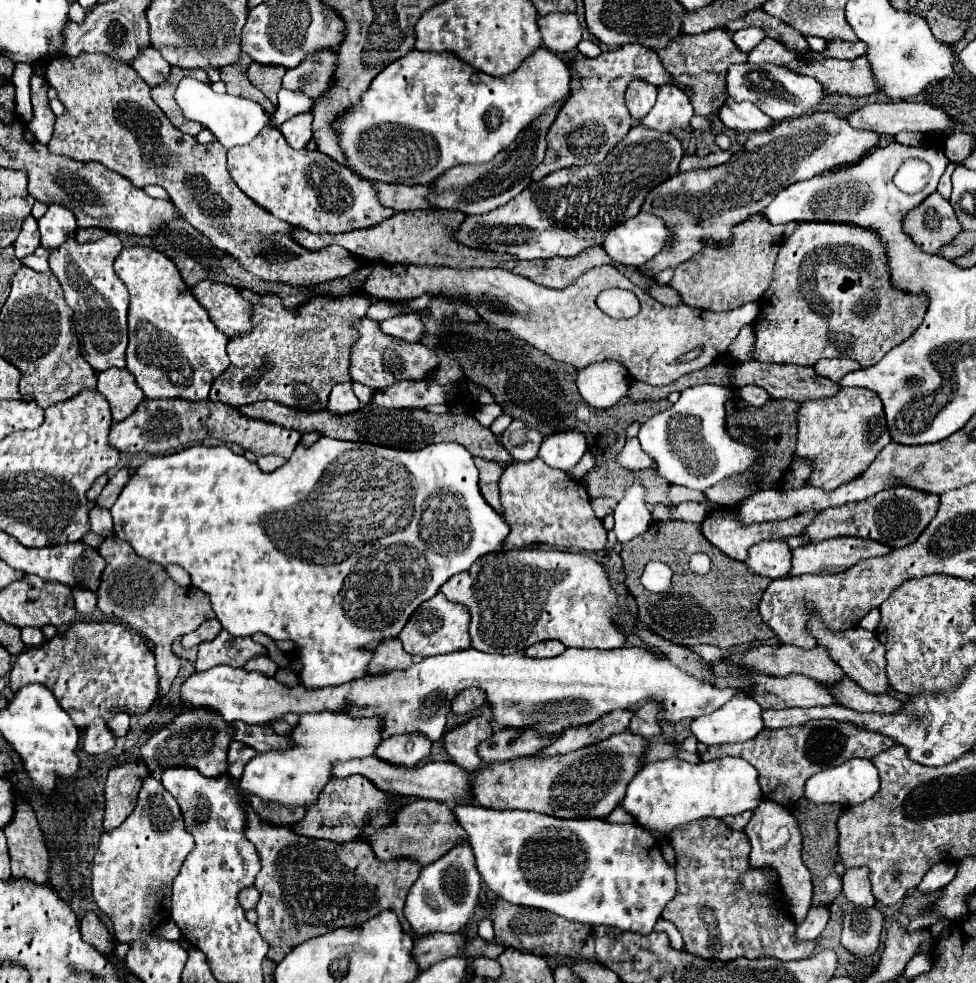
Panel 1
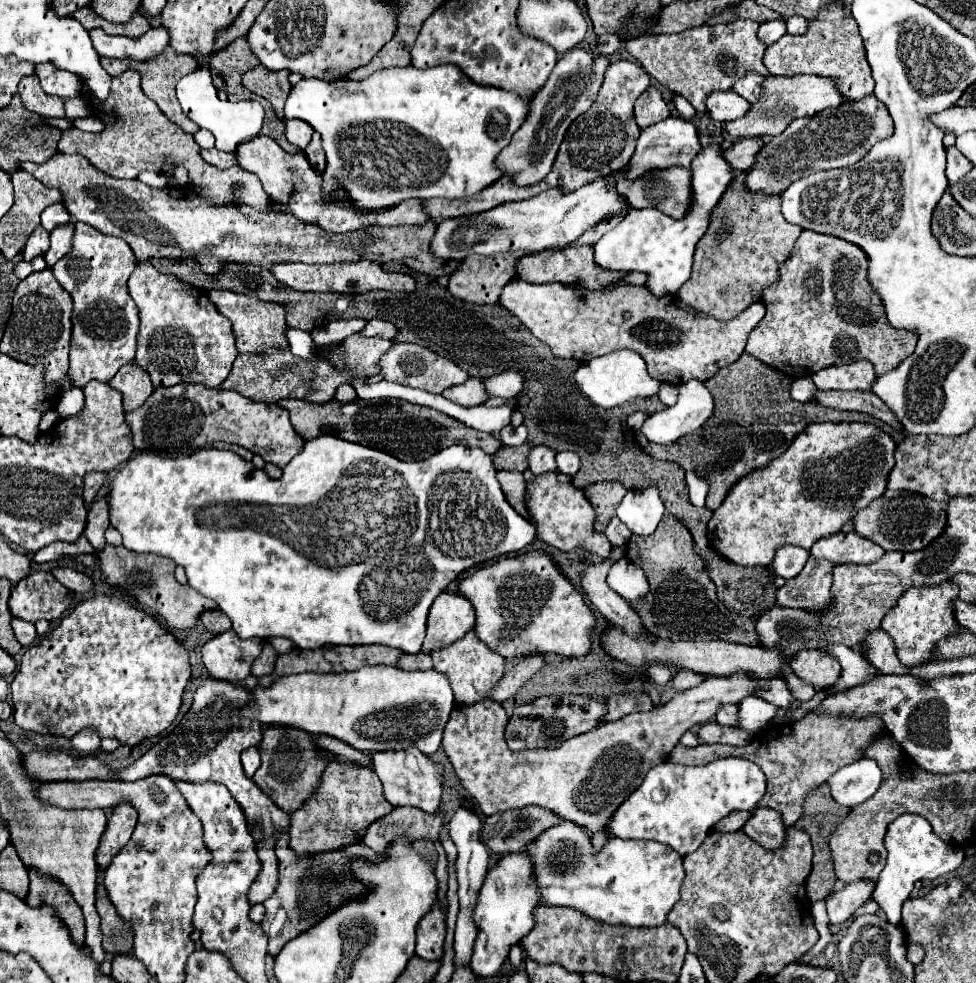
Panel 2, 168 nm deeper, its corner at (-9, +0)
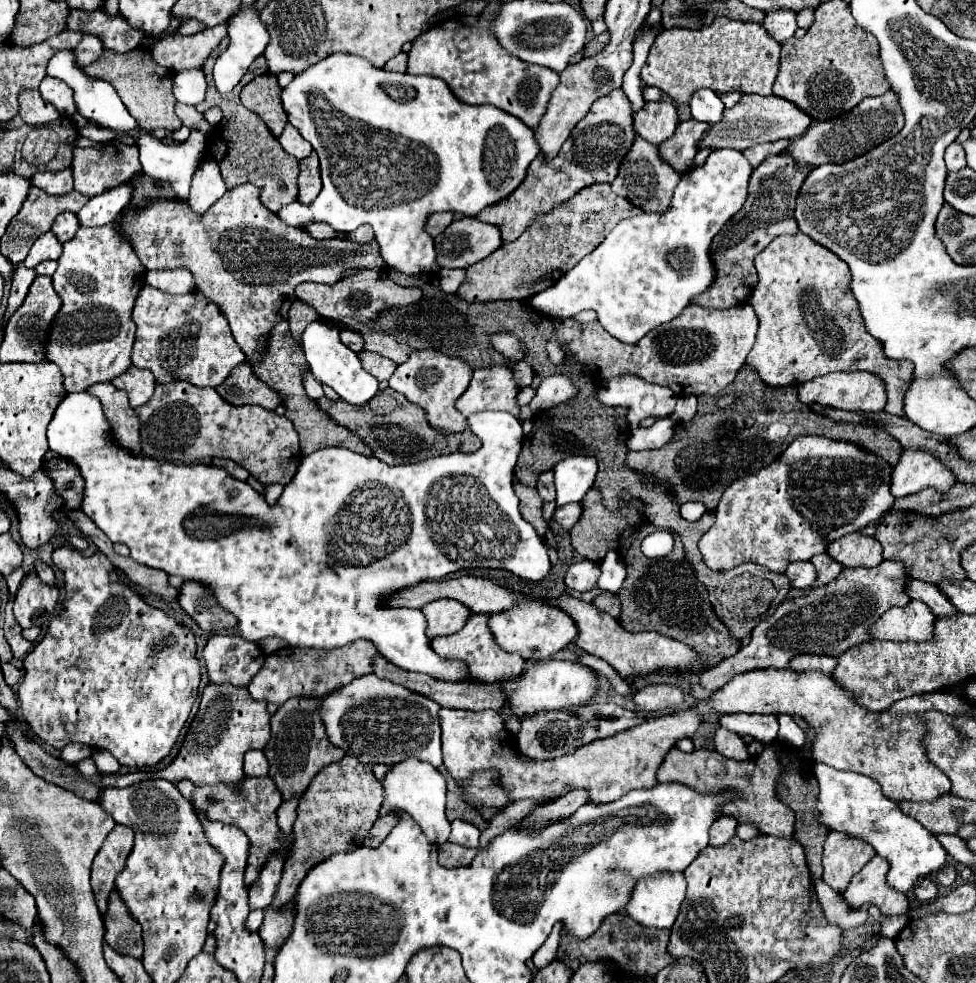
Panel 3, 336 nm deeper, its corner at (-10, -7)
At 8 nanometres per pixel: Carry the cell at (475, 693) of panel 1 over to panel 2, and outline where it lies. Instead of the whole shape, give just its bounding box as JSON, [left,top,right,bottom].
[430,630,506,704]

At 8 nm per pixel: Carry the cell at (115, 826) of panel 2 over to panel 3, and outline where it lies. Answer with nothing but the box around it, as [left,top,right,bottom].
[91,825,133,915]

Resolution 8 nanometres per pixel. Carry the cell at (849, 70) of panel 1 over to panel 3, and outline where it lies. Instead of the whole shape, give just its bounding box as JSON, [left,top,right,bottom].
[697,95,813,149]

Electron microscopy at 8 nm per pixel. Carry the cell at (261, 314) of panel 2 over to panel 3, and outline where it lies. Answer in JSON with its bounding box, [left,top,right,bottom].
[253,323,373,455]

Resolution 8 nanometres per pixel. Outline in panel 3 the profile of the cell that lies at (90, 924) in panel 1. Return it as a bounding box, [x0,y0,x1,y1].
[105,891,143,959]

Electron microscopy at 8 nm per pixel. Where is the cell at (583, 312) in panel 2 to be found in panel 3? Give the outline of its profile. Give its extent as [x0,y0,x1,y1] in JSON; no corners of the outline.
[547,305,759,397]

